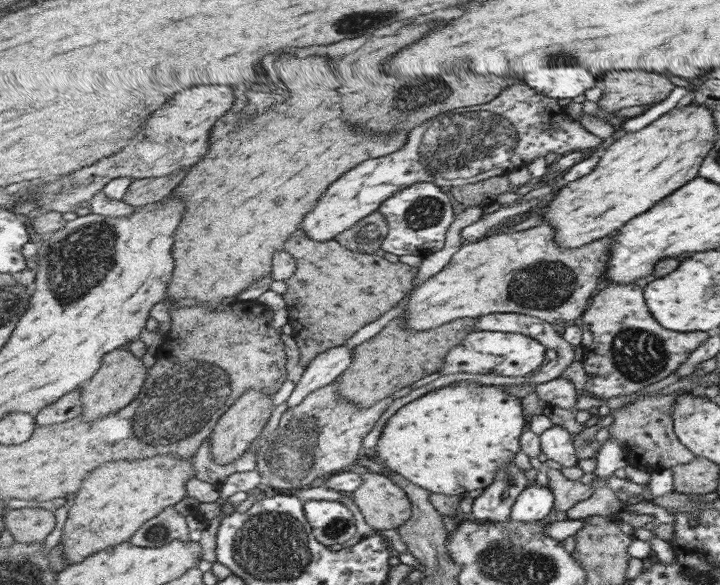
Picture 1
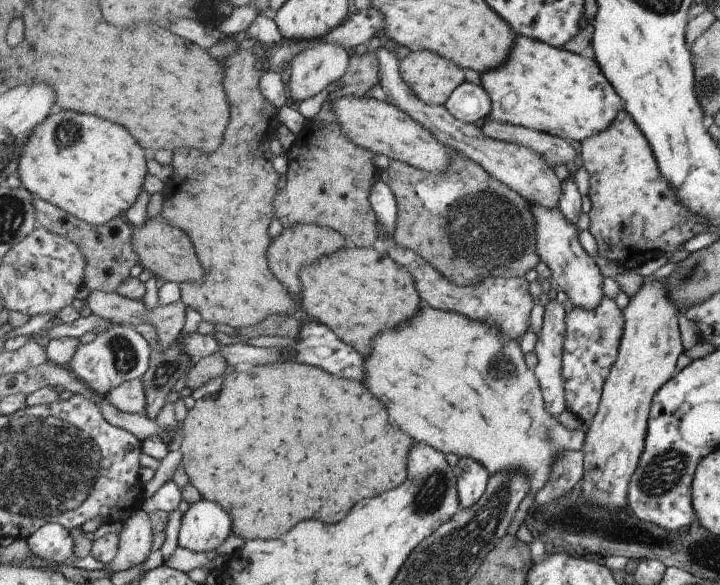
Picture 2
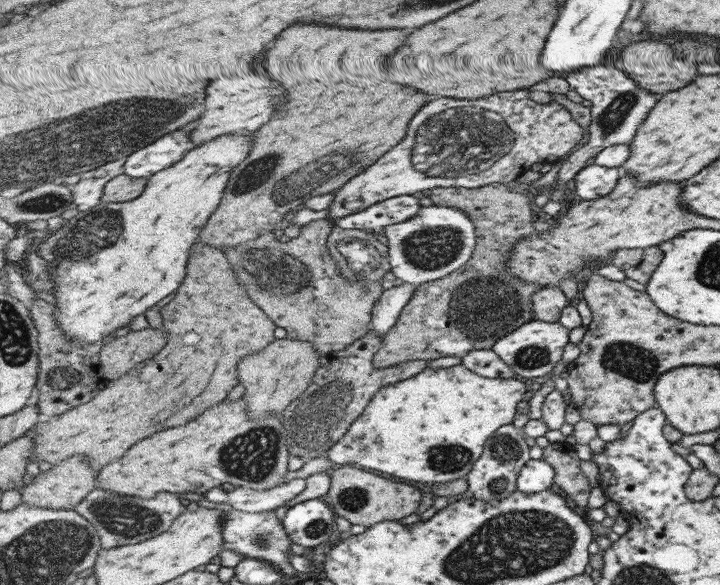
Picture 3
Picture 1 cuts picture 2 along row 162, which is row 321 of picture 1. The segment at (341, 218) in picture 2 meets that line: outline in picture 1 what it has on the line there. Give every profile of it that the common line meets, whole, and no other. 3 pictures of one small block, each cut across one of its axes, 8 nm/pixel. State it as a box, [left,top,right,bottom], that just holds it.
[284,234,419,369]

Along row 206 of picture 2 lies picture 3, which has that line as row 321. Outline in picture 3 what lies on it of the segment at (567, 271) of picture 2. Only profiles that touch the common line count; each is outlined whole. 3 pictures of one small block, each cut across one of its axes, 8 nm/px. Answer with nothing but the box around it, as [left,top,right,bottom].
[492,319,571,378]

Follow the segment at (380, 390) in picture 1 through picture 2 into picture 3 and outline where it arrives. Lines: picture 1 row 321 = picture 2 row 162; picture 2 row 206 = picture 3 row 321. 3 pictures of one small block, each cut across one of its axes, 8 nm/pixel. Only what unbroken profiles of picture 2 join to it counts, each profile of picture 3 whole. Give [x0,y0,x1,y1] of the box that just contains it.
[374,183,542,368]

